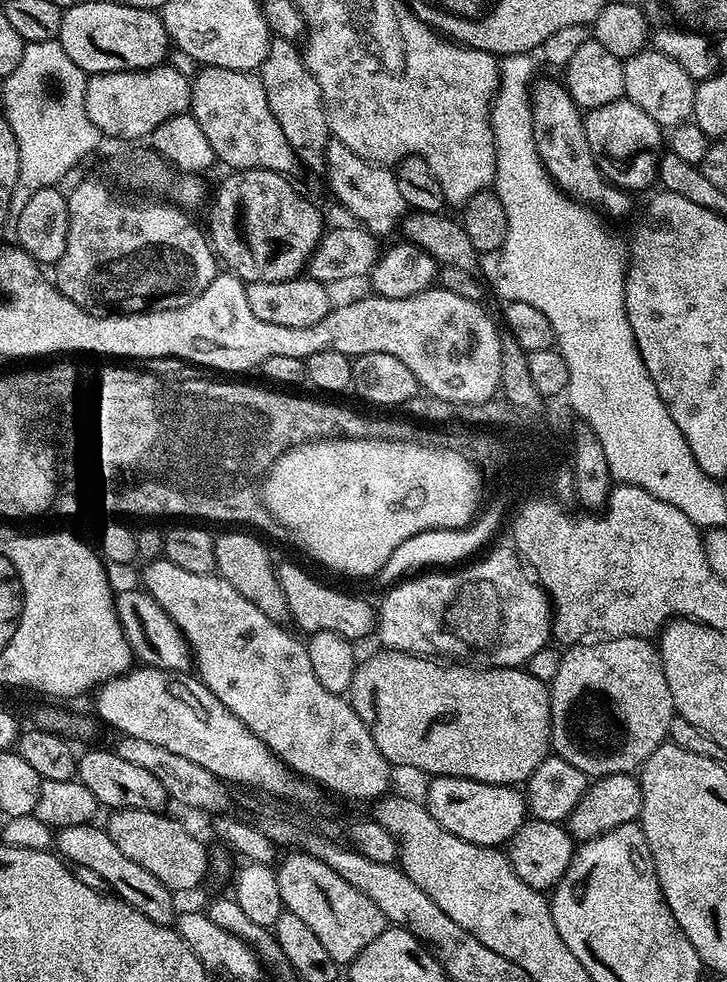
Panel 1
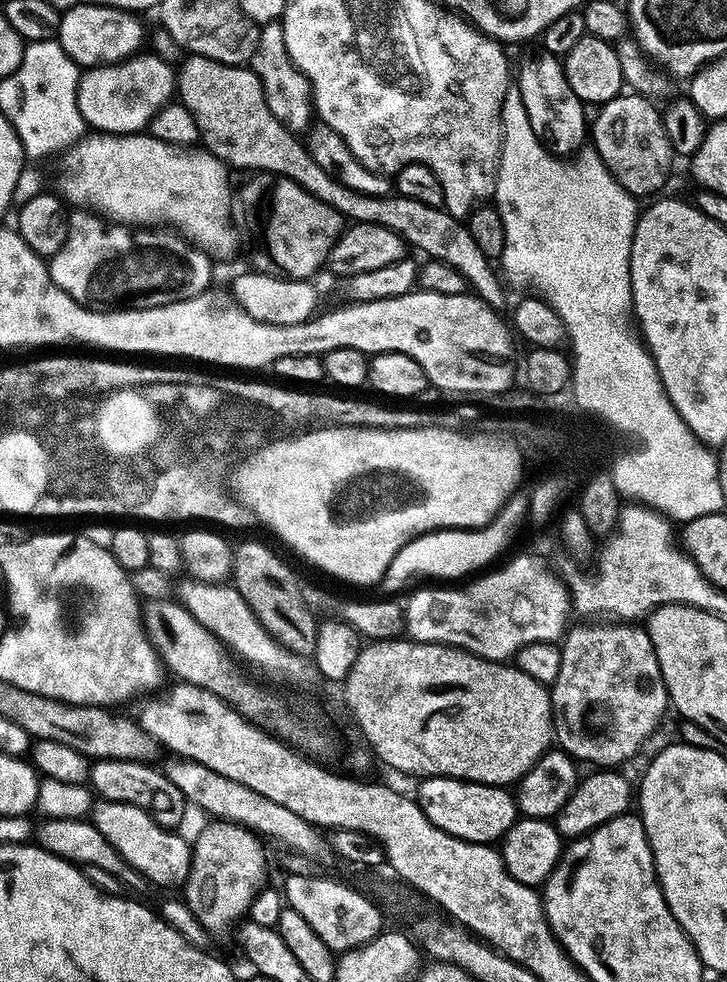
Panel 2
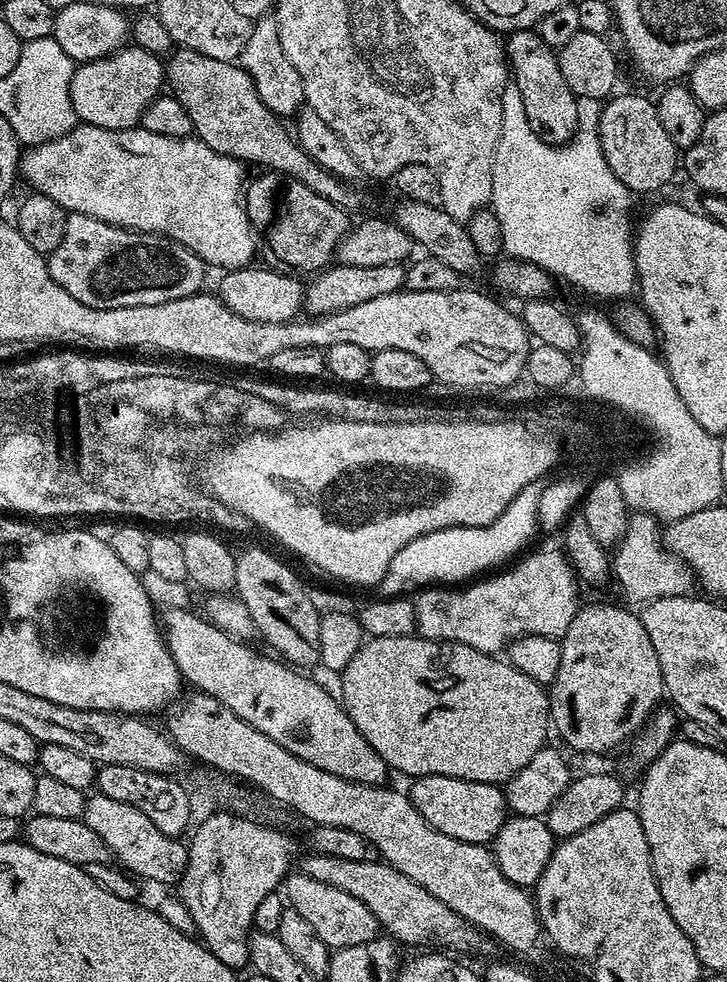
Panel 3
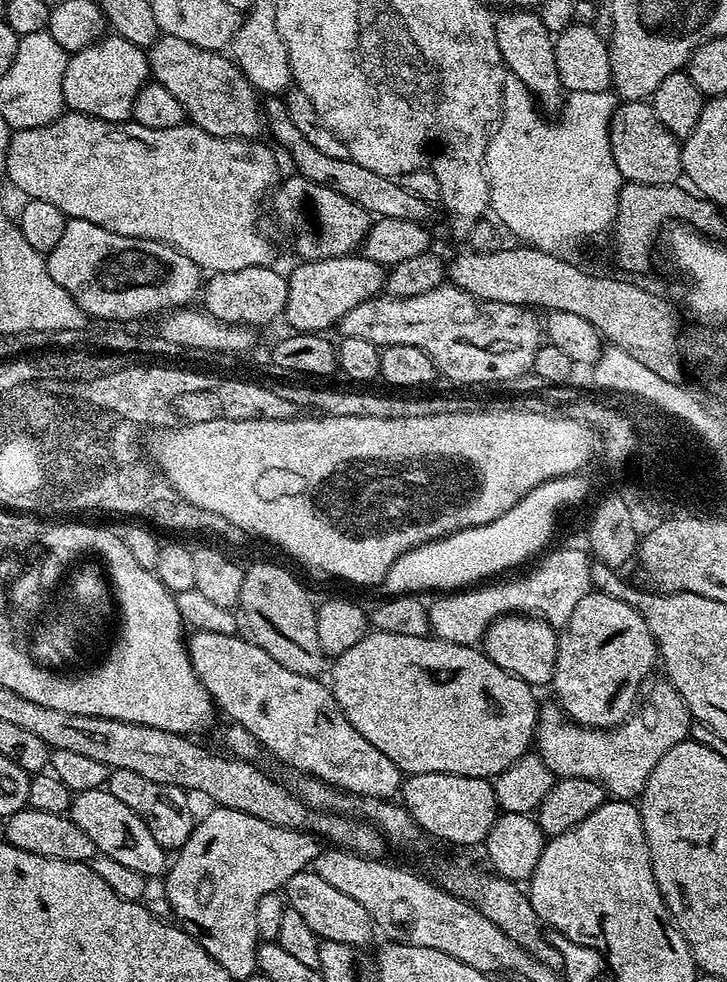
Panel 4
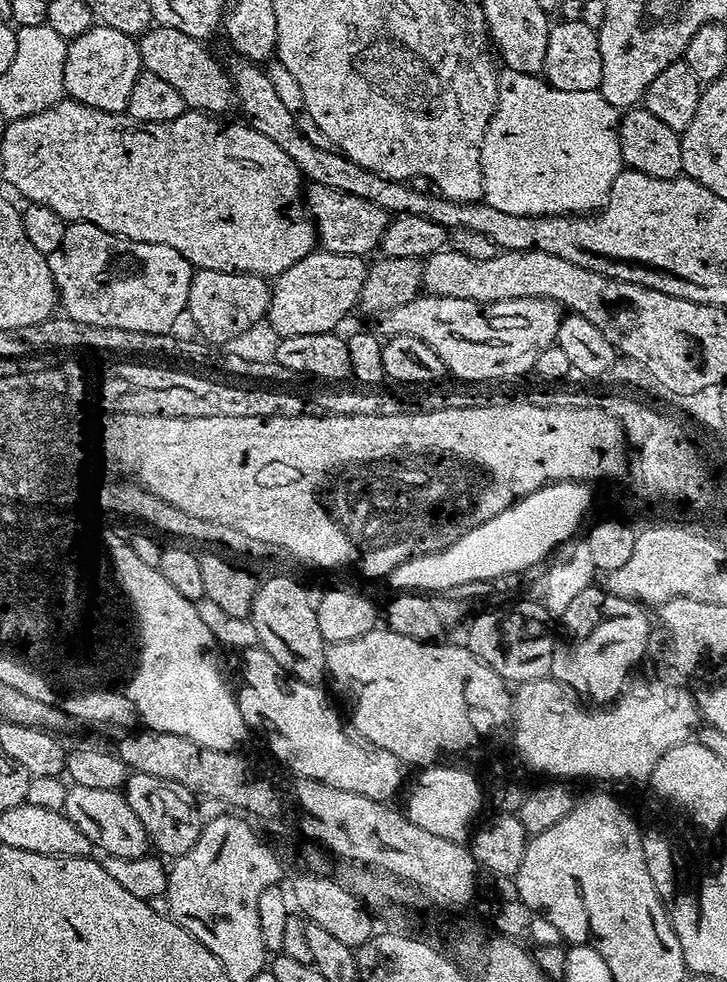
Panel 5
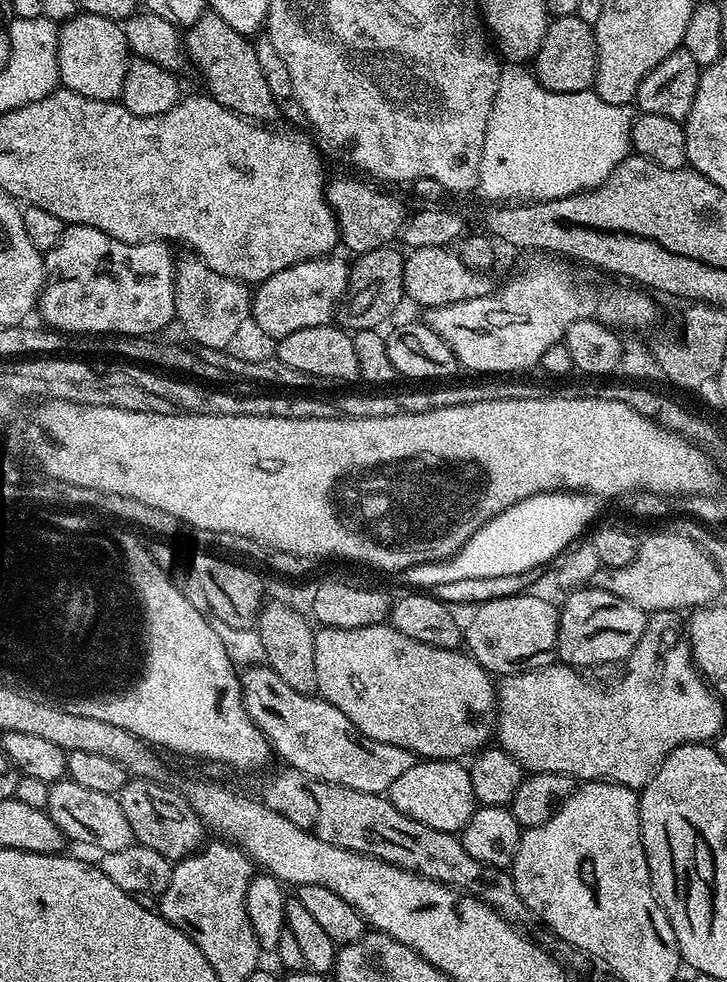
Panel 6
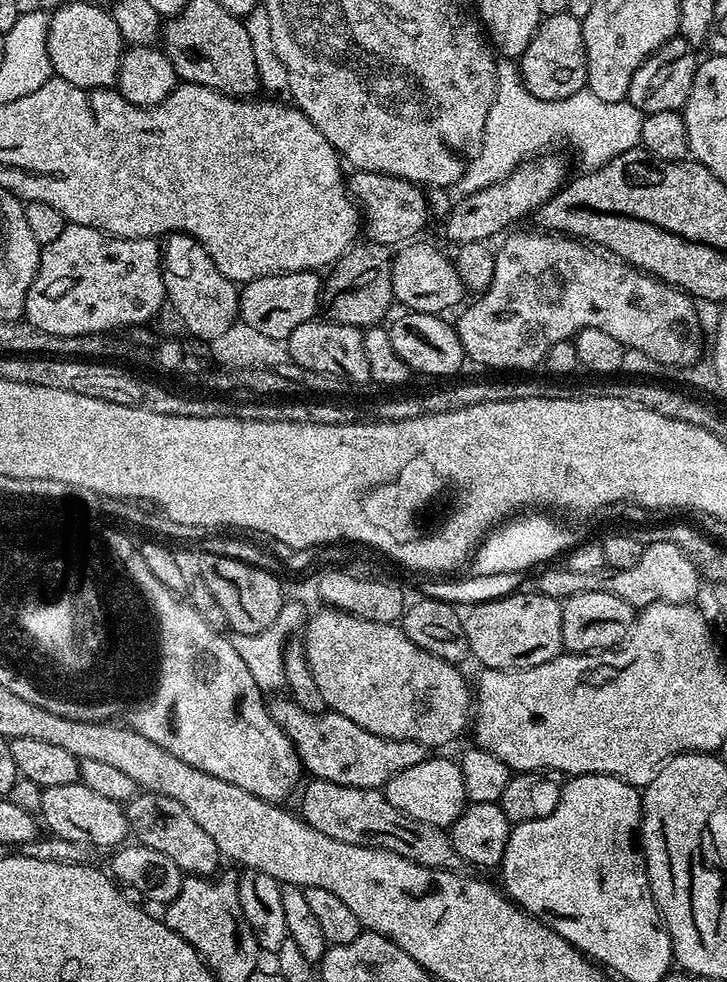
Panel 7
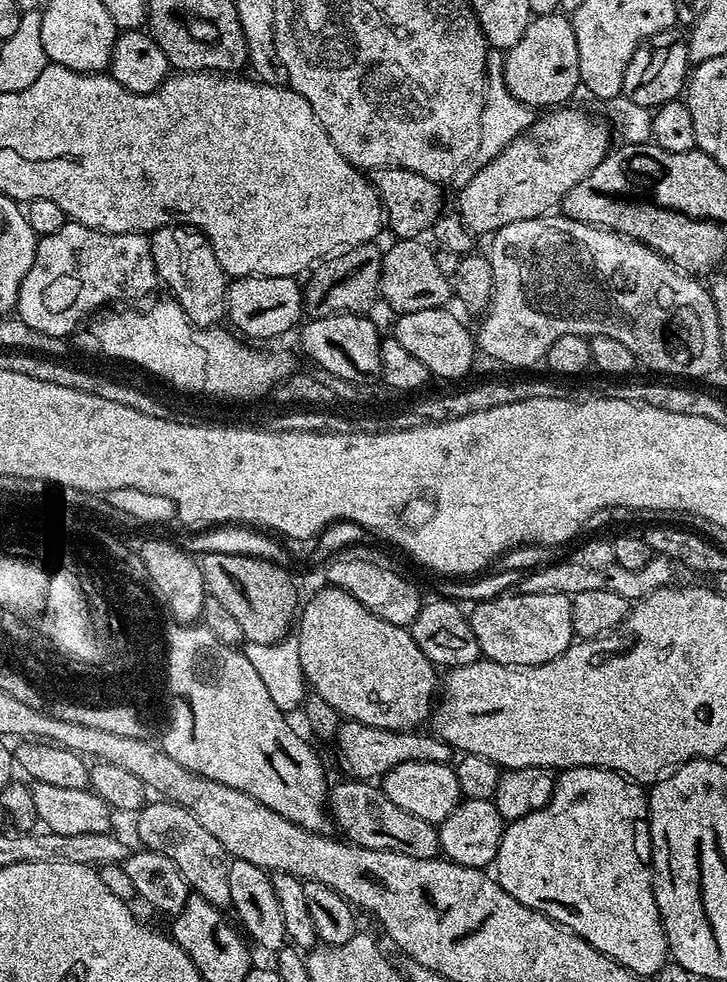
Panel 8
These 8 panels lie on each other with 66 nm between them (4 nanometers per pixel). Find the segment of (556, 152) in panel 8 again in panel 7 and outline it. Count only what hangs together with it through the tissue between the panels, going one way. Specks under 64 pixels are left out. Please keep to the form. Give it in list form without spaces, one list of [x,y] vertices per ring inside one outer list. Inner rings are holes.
[[[541,154],[525,160],[510,175],[494,182],[489,188],[483,188],[481,192],[469,196],[461,195],[453,203],[452,211],[446,217],[448,225],[444,228],[445,234],[453,240],[453,245],[491,241],[491,236],[499,237],[505,230],[516,226],[511,224],[516,224],[523,216],[528,216],[531,212],[533,215],[539,210],[566,183],[564,164],[552,155],[556,154]]]

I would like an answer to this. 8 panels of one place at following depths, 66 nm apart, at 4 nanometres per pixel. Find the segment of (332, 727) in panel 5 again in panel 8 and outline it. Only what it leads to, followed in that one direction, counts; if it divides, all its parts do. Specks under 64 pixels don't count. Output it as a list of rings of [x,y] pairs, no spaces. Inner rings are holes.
[[[344,720],[336,733],[334,747],[340,751],[340,760],[348,767],[349,777],[372,782],[385,776],[391,768],[400,766],[402,762],[449,763],[454,756],[452,745],[439,740],[434,734],[425,732],[424,730],[395,732],[378,726],[366,726],[357,720]]]

